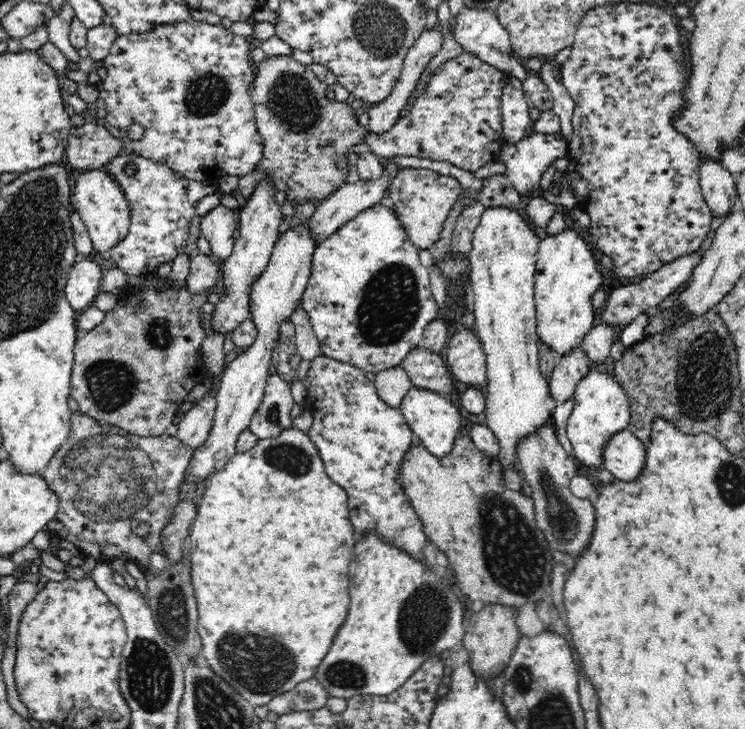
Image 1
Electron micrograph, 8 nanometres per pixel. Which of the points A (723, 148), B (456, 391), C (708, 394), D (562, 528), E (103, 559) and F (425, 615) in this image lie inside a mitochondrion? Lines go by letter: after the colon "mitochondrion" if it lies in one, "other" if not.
A: other
B: other
C: mitochondrion
D: mitochondrion
E: other
F: mitochondrion

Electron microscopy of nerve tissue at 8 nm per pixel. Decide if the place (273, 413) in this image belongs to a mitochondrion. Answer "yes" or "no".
yes

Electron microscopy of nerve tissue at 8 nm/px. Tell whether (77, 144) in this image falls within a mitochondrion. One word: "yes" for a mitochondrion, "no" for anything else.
no

